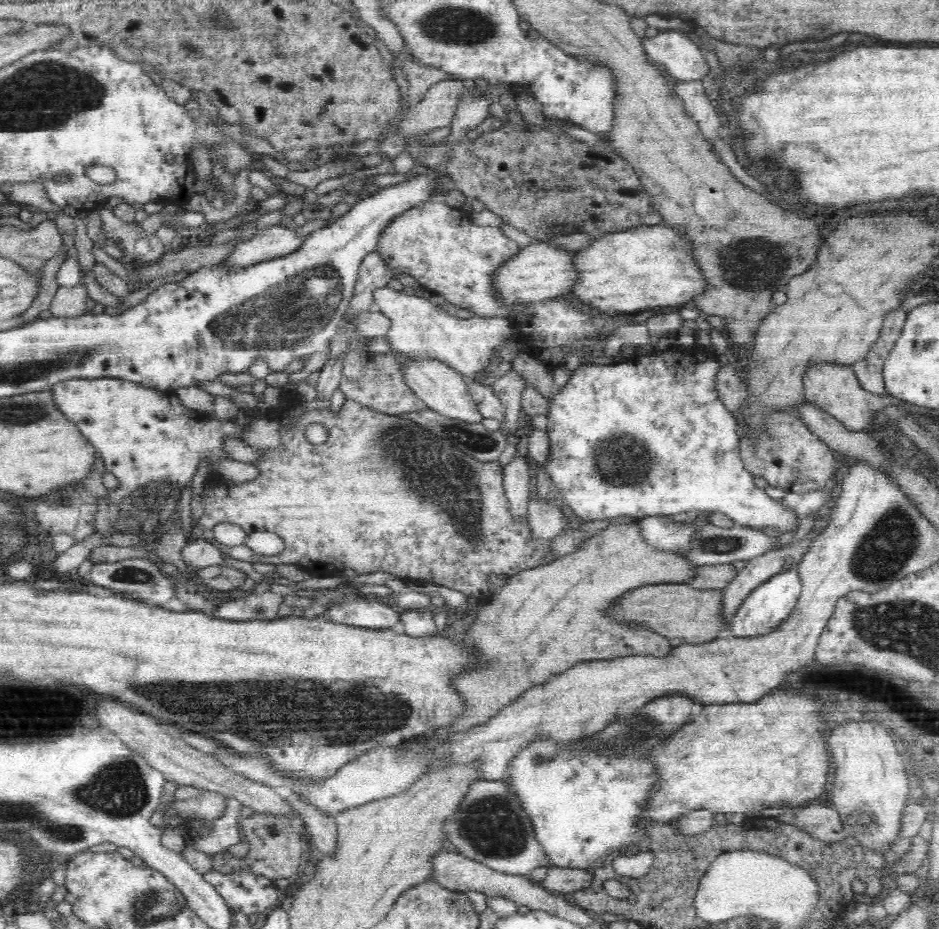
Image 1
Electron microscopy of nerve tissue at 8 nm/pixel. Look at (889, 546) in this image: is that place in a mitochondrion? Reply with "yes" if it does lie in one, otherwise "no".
yes

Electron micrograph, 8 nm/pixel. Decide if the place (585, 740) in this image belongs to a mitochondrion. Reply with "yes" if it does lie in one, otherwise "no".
no

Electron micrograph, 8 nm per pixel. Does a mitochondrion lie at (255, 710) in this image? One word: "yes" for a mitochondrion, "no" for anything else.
yes

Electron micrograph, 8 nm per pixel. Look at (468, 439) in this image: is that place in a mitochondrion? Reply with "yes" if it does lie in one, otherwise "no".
yes

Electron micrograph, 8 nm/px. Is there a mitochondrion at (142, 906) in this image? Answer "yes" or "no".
yes

